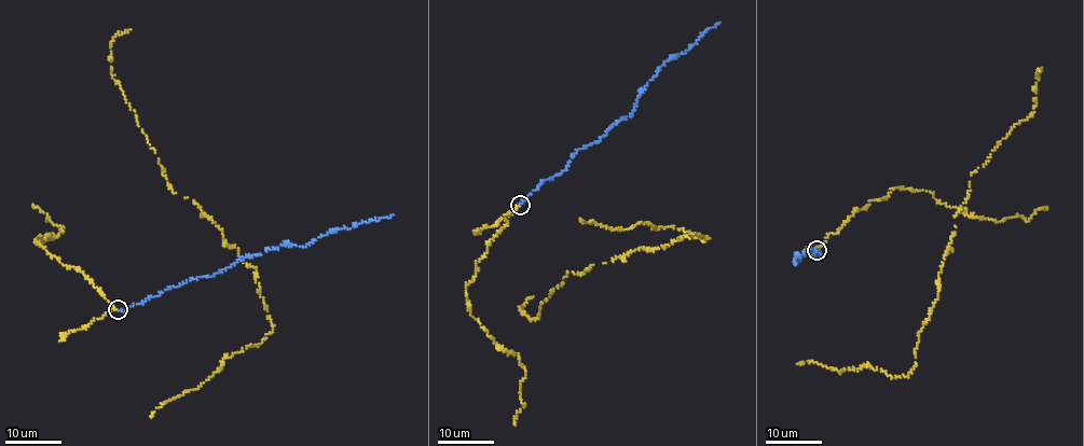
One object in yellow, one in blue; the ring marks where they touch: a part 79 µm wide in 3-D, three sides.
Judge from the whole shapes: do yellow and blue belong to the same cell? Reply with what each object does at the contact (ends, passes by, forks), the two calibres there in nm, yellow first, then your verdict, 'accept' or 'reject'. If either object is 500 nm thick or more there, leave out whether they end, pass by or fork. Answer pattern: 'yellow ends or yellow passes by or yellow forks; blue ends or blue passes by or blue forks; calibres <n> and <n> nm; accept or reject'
yellow passes by; blue ends; calibres 240 and 180 nm; accept

